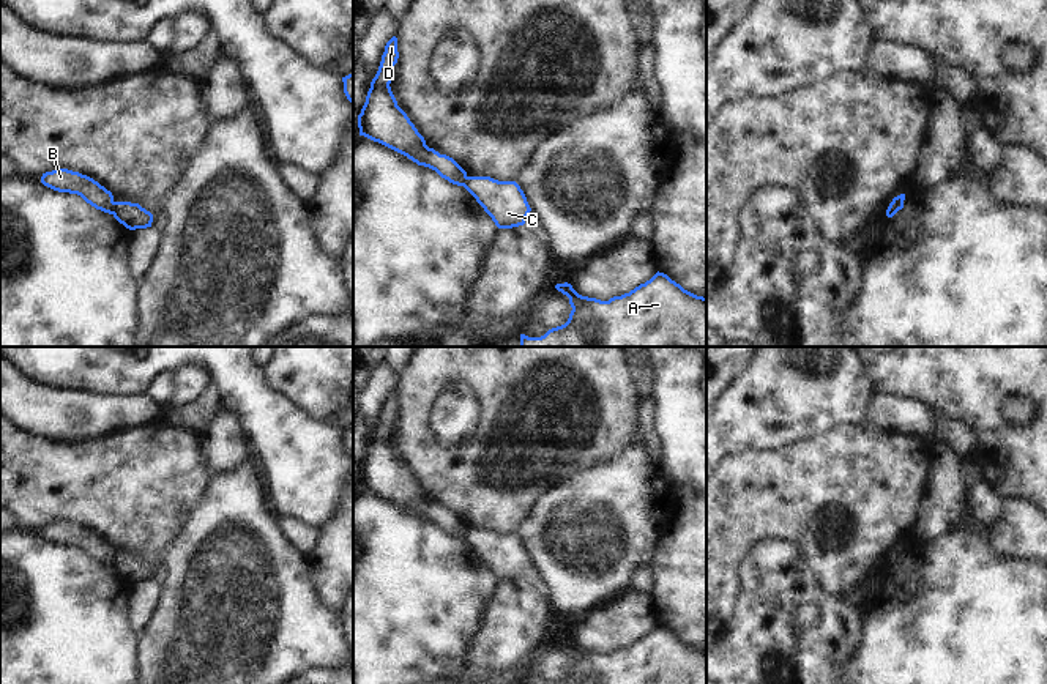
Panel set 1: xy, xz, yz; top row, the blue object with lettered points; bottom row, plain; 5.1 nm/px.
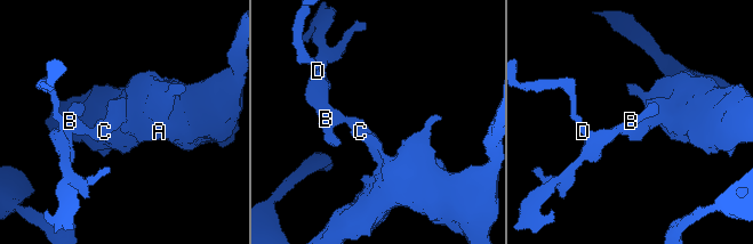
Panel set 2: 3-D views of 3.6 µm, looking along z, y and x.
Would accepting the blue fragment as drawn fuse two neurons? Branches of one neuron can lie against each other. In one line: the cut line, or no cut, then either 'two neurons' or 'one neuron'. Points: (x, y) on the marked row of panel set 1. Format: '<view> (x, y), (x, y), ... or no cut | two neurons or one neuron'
xy (115, 202), (111, 213) | two neurons

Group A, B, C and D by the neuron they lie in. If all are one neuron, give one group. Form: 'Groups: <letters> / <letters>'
Groups: A C / B D.

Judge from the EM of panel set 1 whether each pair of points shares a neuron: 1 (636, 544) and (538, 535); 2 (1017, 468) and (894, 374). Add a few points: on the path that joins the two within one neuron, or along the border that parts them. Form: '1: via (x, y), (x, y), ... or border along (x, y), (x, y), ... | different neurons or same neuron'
1: via (612, 535), (562, 535) | same neuron
2: via (997, 435), (935, 374), (927, 374) | same neuron

